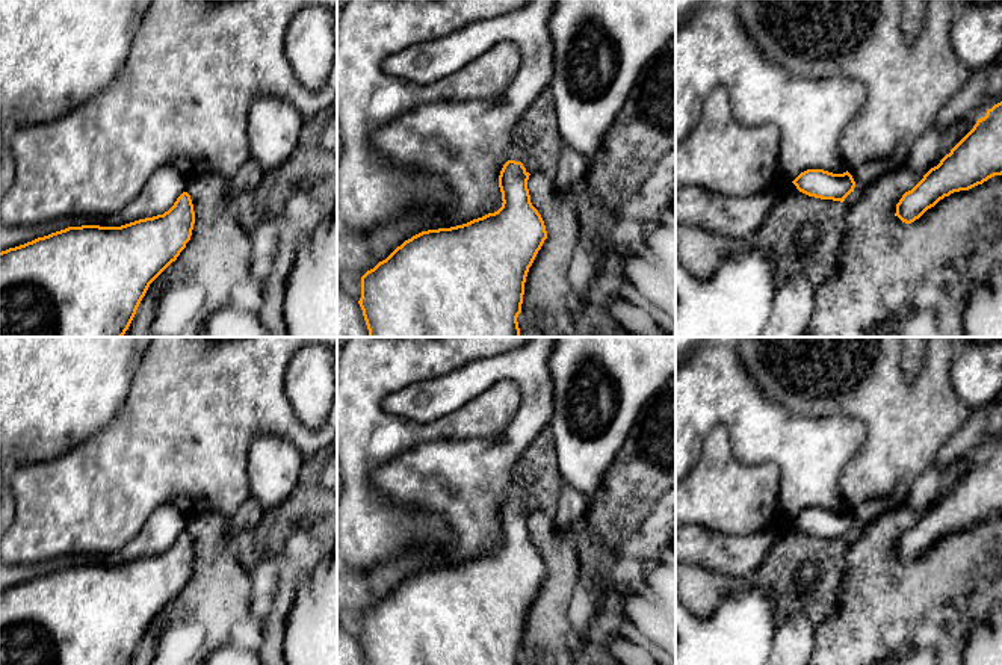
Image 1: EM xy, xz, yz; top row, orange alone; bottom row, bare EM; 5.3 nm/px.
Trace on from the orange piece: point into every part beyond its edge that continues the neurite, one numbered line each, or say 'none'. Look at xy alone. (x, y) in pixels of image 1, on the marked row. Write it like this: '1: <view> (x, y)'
none

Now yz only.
none

